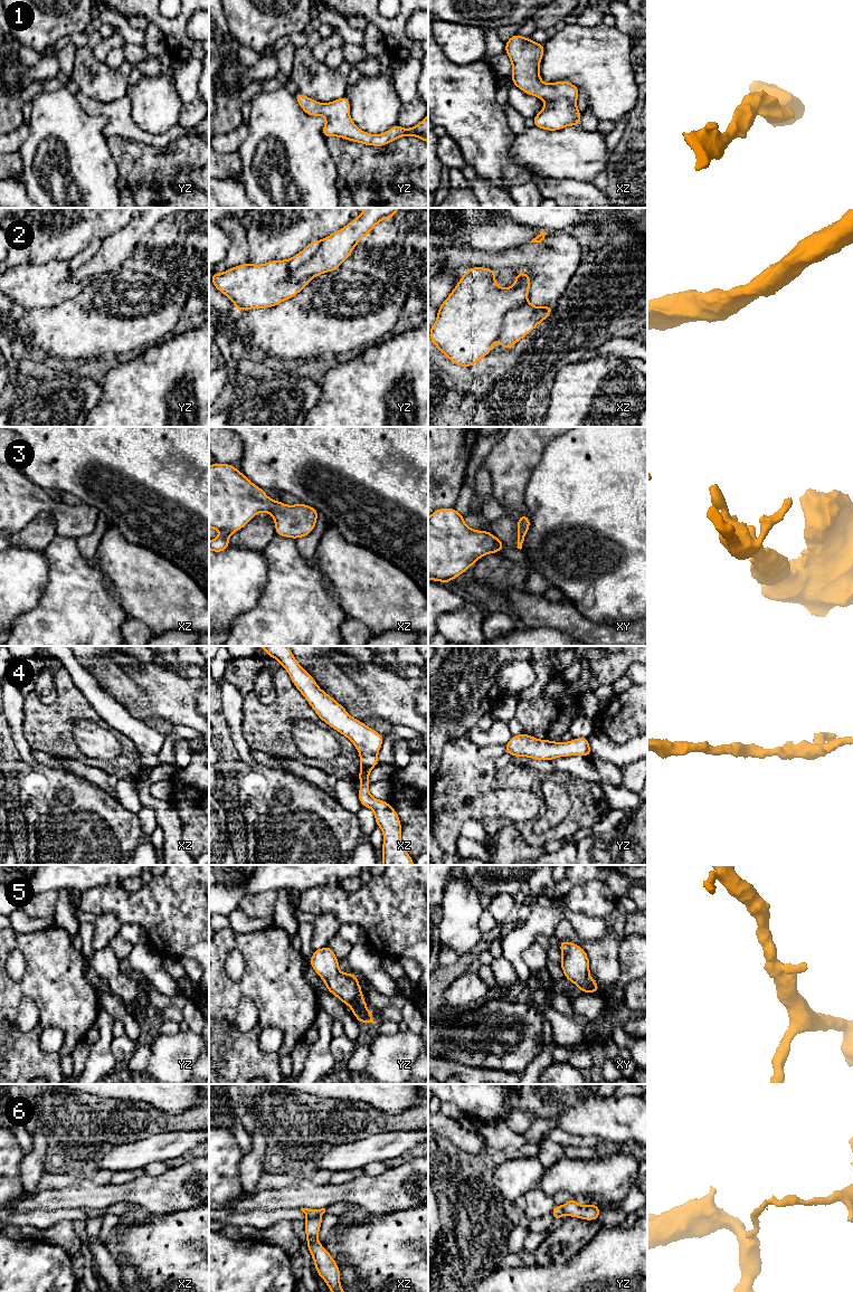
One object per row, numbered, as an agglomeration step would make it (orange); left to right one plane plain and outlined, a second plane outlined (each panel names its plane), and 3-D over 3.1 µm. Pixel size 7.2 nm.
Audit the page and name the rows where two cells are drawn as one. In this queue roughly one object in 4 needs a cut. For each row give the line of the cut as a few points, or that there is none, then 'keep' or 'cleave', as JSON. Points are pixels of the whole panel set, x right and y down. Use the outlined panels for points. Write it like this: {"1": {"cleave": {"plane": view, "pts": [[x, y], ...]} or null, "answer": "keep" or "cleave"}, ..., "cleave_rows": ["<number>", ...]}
{"1": {"cleave": null, "answer": "keep"}, "2": {"cleave": null, "answer": "keep"}, "3": {"cleave": null, "answer": "keep"}, "4": {"cleave": null, "answer": "keep"}, "5": {"cleave": null, "answer": "keep"}, "6": {"cleave": {"plane": "xz", "pts": [[320, 1216], [309, 1216], [306, 1218]]}, "answer": "cleave"}, "cleave_rows": ["6"]}

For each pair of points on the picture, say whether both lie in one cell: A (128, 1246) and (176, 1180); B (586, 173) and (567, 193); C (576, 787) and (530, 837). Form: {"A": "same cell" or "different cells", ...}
{"A": "different cells", "B": "different cells", "C": "same cell"}

